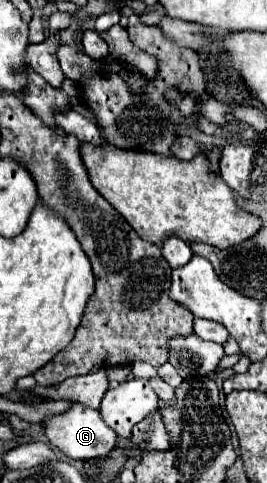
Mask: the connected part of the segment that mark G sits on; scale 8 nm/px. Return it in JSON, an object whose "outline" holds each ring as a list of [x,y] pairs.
{"outline":[[[74,404],[62,416],[46,418],[44,426],[46,426],[46,438],[52,442],[52,446],[56,446],[58,450],[62,450],[66,456],[74,460],[90,460],[90,458],[104,456],[114,448],[116,438],[118,438],[116,432],[106,422],[102,422],[100,412],[84,404]]]}

